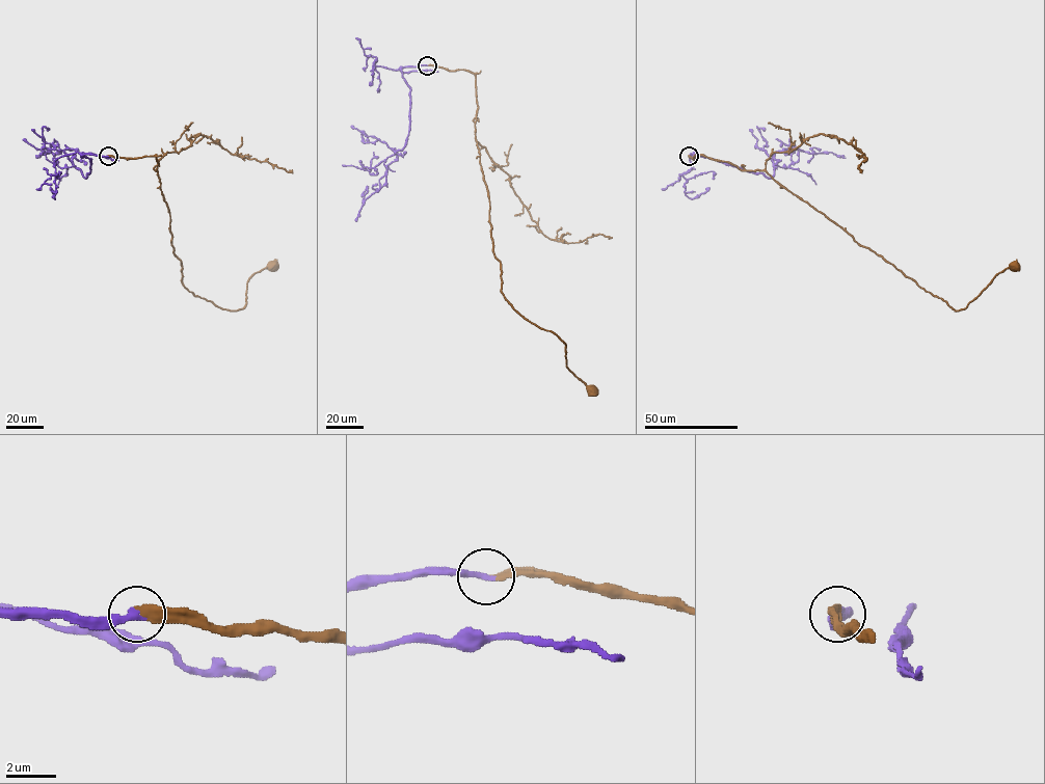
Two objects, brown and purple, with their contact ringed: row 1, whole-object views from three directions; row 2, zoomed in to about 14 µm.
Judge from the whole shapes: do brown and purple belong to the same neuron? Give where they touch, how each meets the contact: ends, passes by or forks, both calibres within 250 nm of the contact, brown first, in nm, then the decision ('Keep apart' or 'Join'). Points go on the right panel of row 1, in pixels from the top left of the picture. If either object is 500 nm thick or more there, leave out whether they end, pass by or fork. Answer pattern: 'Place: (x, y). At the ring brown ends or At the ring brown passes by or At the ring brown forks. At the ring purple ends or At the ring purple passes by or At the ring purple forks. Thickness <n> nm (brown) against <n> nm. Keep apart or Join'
Place: (689, 156). At the ring brown ends. At the ring purple ends. Thickness 360 nm (brown) against 280 nm. Join

